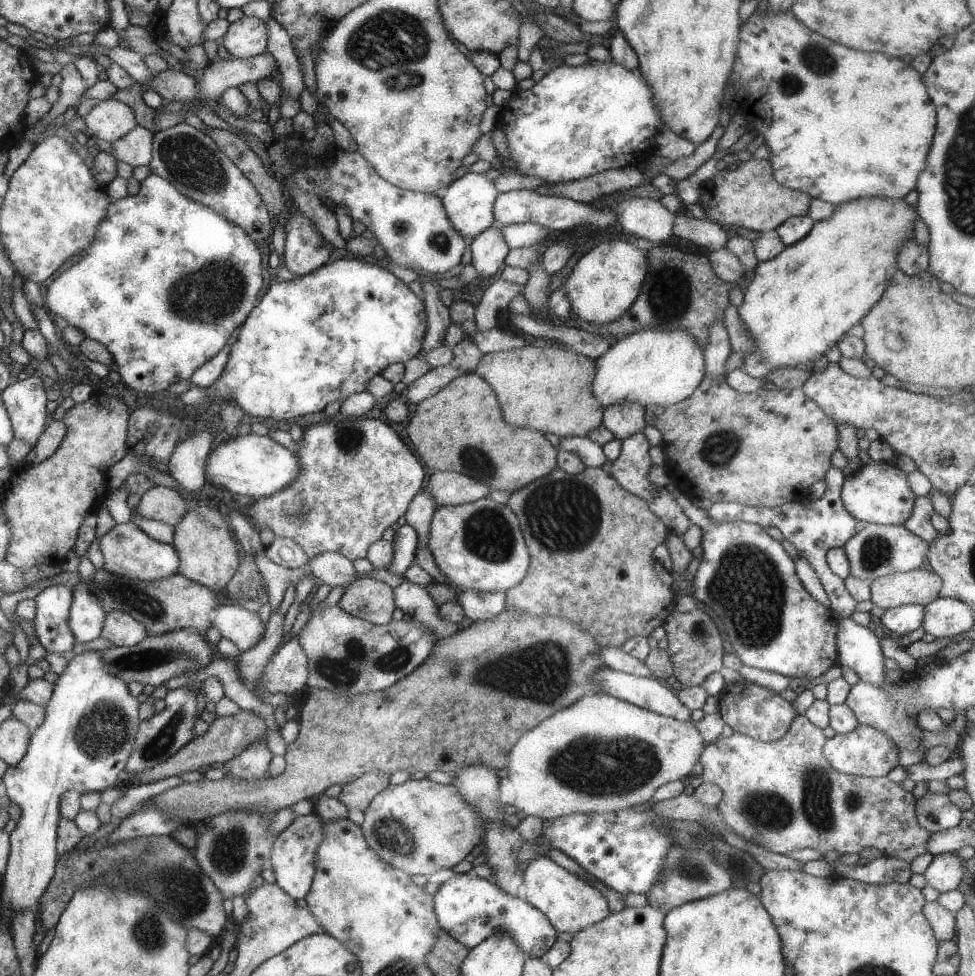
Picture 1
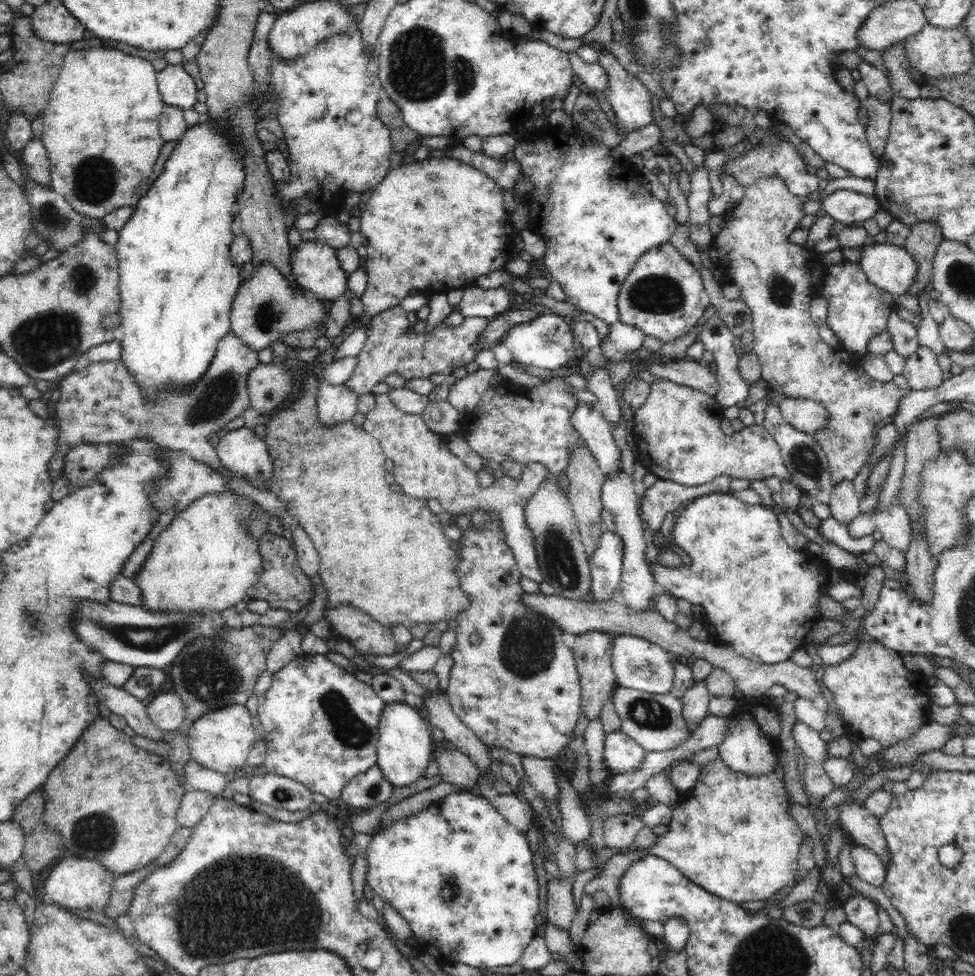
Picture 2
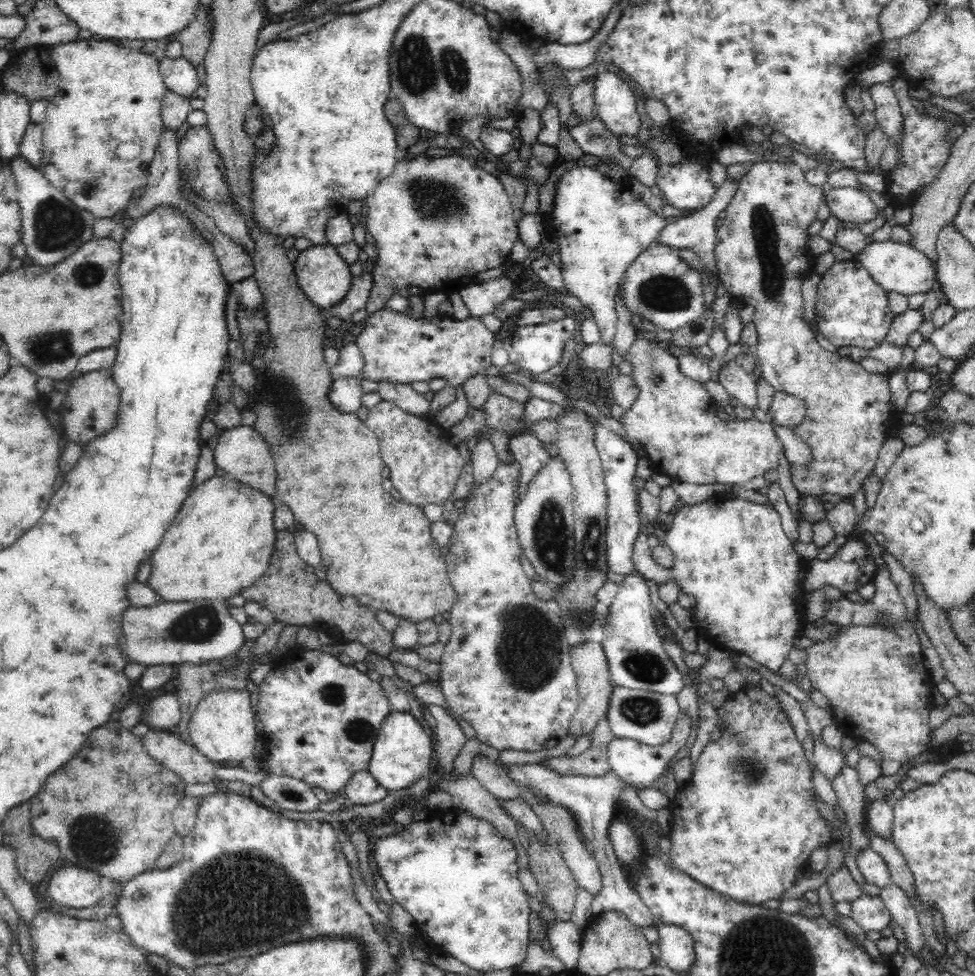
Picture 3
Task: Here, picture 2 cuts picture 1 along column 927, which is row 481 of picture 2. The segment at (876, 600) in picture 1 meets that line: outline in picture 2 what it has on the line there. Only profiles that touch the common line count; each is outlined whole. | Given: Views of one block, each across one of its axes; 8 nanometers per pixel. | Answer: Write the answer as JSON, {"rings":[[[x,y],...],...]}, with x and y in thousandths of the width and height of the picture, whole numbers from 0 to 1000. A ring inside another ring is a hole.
{"rings":[[[599,457],[599,459],[591,459],[587,461],[587,469],[585,475],[581,480],[581,488],[585,490],[585,500],[583,500],[583,512],[585,518],[589,523],[589,529],[593,533],[593,541],[595,541],[595,549],[597,549],[597,557],[601,561],[601,570],[605,572],[607,566],[613,561],[615,549],[619,547],[617,543],[617,496],[619,496],[619,484],[613,480],[613,473],[609,469],[609,465]]]}

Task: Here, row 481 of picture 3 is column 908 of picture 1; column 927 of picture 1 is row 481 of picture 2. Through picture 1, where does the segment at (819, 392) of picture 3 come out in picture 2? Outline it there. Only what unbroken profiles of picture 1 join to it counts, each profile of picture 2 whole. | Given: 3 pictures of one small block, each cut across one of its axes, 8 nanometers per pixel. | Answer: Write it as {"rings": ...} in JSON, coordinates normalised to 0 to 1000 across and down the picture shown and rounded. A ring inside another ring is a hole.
{"rings":[[[782,182],[771,191],[763,193],[761,207],[751,217],[747,217],[745,234],[732,242],[730,252],[738,260],[738,268],[736,268],[738,277],[747,287],[757,291],[759,309],[763,309],[771,318],[773,363],[779,367],[782,373],[782,389],[788,391],[794,404],[835,410],[845,414],[847,420],[851,422],[849,436],[837,443],[835,451],[845,459],[851,471],[851,494],[853,498],[857,498],[864,492],[874,494],[878,490],[878,486],[882,484],[882,480],[886,477],[890,465],[898,455],[898,451],[894,449],[896,436],[907,428],[919,426],[923,412],[927,410],[929,404],[917,391],[894,389],[882,375],[880,363],[870,363],[870,361],[859,363],[857,359],[851,359],[851,355],[843,350],[839,342],[839,334],[833,330],[833,322],[831,322],[833,307],[841,301],[841,295],[835,289],[837,285],[831,273],[833,256],[808,248],[810,238],[814,238],[821,225],[825,223],[821,217],[821,211],[825,207],[829,207],[829,201],[823,205],[818,201],[812,201],[800,182]]]}

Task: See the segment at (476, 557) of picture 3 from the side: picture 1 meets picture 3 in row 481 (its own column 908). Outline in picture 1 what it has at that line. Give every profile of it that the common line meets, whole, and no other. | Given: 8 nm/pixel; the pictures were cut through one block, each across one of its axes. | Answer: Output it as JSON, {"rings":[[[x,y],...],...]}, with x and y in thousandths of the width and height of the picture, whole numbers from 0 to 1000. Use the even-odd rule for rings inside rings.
{"rings":[[[891,473],[885,475],[881,484],[865,494],[863,500],[865,520],[881,537],[902,537],[902,539],[926,539],[936,525],[938,508],[930,498],[930,486],[920,482],[918,475],[910,473]]]}

